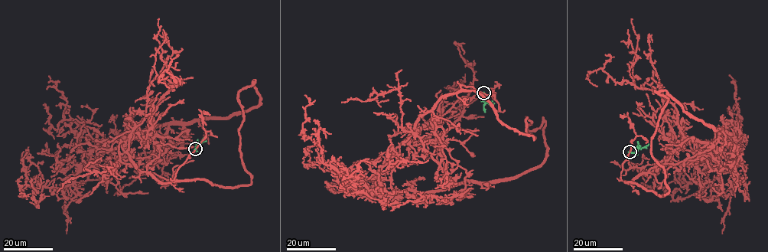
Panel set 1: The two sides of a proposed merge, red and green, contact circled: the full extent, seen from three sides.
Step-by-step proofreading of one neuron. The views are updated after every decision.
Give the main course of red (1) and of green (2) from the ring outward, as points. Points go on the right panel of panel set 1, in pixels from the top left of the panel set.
1: (629, 152), (621, 178), (628, 183), (685, 143), (724, 165), (736, 161), (719, 186), (684, 178), (641, 184)
2: (629, 152), (635, 152), (649, 144)

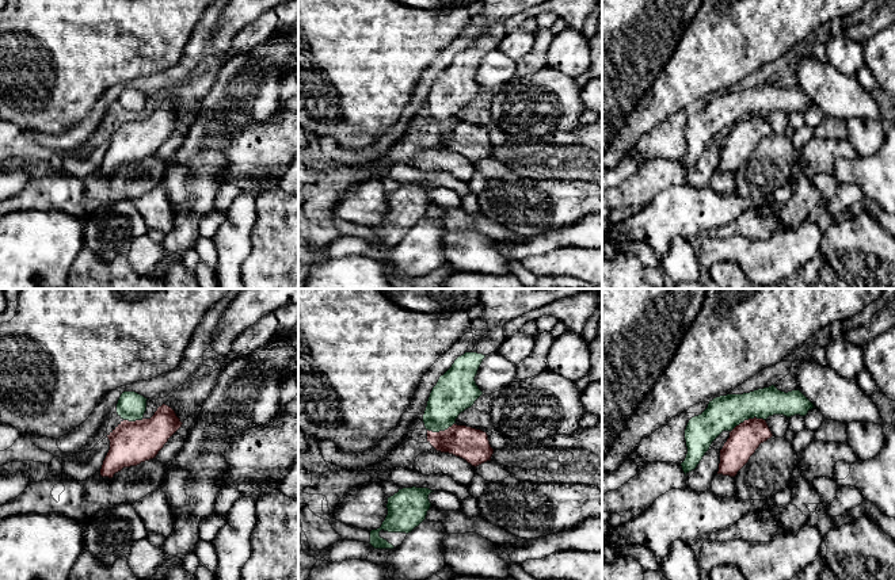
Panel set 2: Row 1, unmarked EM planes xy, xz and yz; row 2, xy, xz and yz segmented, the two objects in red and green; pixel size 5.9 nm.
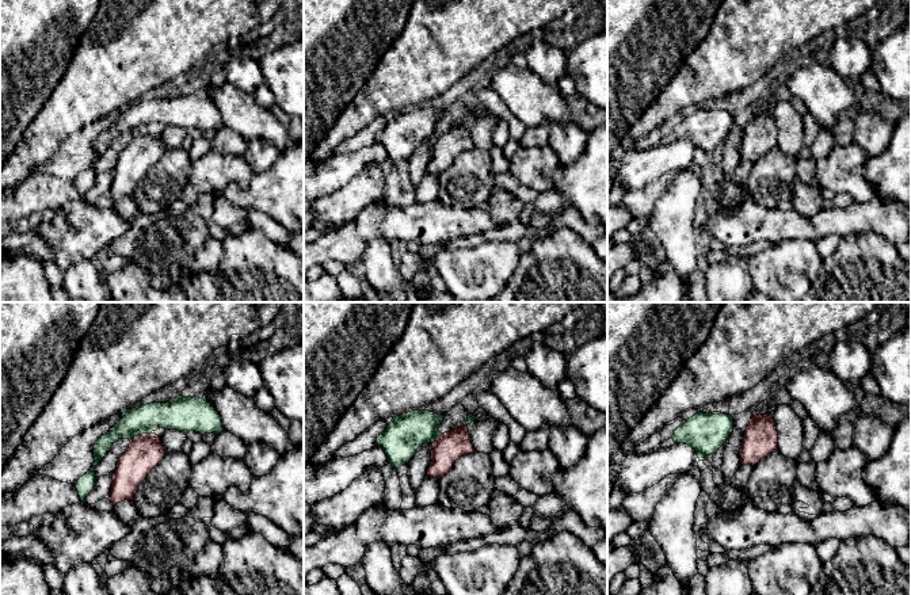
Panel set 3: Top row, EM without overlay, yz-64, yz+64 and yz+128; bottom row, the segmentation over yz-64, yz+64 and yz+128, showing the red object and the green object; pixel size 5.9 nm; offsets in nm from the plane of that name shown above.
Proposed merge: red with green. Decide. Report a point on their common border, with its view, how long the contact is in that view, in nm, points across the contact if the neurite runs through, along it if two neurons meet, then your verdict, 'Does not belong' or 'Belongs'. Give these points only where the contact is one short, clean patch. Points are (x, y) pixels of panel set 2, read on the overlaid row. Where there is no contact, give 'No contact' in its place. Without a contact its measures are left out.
Touches red at yz (749, 419). Shared border 220 nm. Boundary: yz (765, 419), (745, 419), (731, 431). Does not belong

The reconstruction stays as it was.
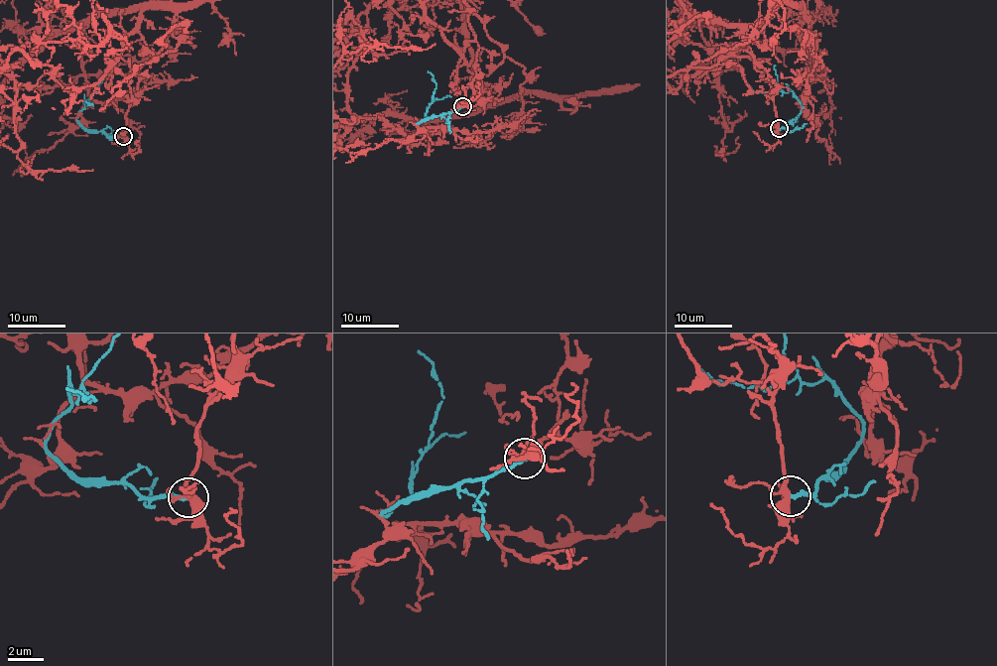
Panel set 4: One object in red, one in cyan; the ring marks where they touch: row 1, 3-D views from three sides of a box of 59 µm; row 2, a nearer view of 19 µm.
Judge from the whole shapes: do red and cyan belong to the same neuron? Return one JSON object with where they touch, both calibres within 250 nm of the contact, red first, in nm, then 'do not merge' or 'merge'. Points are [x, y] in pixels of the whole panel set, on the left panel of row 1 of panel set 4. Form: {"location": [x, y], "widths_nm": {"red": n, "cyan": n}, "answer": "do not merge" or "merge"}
{"location": [123, 136], "widths_nm": {"red": 340, "cyan": 240}, "answer": "do not merge"}

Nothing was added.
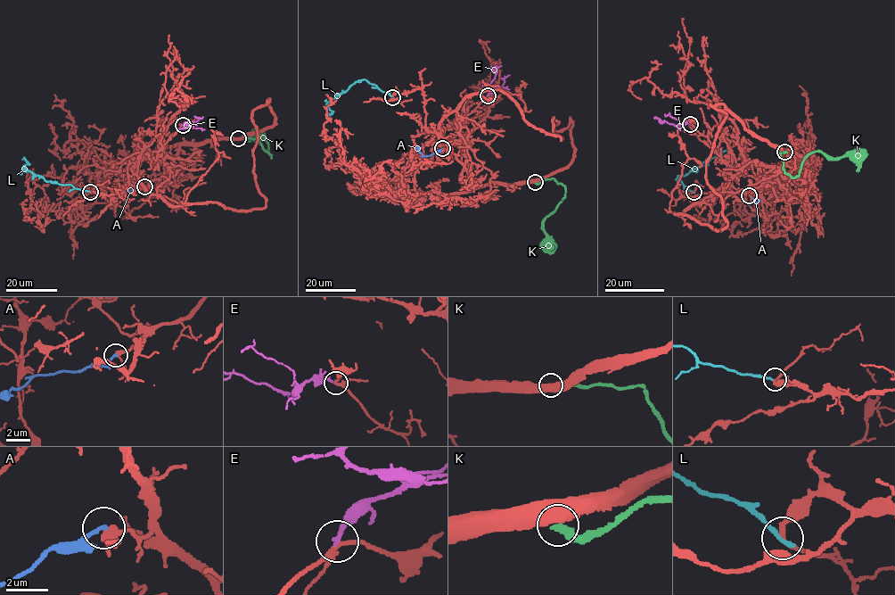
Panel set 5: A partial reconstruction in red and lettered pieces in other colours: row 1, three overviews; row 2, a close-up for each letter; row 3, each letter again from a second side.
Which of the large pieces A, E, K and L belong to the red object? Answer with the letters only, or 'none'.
E, K

